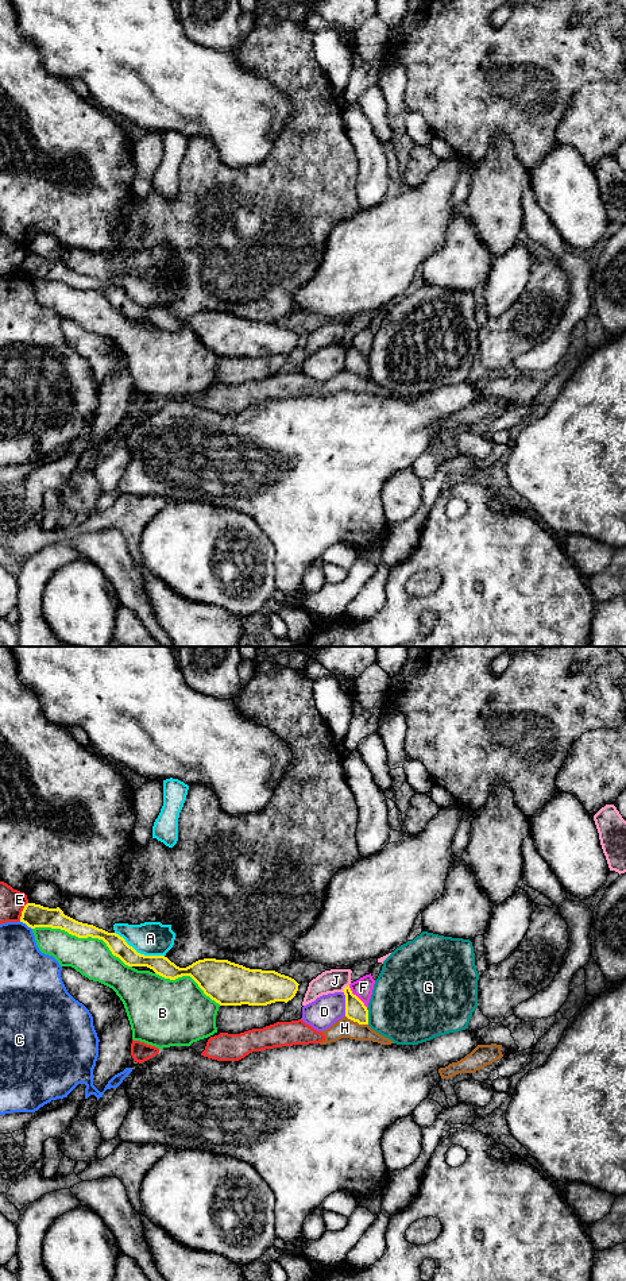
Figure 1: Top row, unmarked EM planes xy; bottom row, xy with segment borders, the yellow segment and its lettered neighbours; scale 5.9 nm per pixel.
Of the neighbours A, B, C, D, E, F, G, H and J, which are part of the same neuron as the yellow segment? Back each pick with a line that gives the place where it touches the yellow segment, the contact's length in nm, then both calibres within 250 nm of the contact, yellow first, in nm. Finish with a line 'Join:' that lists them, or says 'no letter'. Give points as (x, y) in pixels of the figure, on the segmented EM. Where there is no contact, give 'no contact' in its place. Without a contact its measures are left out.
Join: no letter

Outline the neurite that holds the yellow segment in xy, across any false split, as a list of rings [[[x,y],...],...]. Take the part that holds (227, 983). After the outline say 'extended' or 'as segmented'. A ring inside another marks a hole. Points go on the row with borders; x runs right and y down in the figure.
[[[27,903],[22,911],[20,922],[31,929],[61,929],[78,938],[103,939],[112,954],[125,965],[147,966],[165,979],[175,980],[190,976],[204,993],[220,1006],[287,1003],[295,996],[300,985],[294,979],[275,971],[250,969],[228,960],[204,958],[186,968],[179,968],[165,956],[138,953],[119,934],[78,922],[65,915],[59,907],[49,908]]]; as segmented

